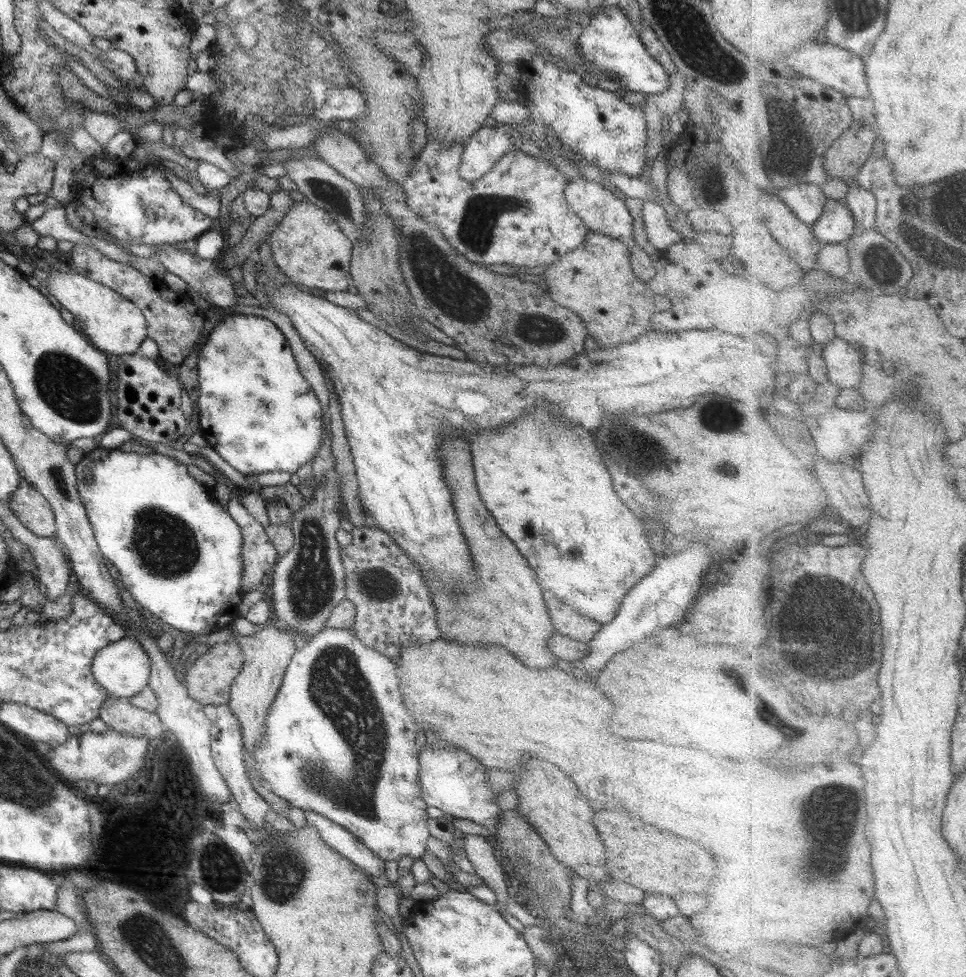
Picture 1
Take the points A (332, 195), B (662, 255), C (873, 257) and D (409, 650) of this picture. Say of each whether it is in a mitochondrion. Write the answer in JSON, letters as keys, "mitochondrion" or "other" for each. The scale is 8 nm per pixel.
{"A":"mitochondrion","B":"other","C":"other","D":"other"}

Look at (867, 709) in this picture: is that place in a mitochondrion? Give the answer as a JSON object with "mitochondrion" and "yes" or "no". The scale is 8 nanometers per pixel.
{"mitochondrion":"no"}

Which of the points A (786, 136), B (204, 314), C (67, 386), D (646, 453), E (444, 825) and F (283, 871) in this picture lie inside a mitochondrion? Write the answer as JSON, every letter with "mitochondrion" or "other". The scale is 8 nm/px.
{"A":"mitochondrion","B":"other","C":"mitochondrion","D":"mitochondrion","E":"other","F":"mitochondrion"}

